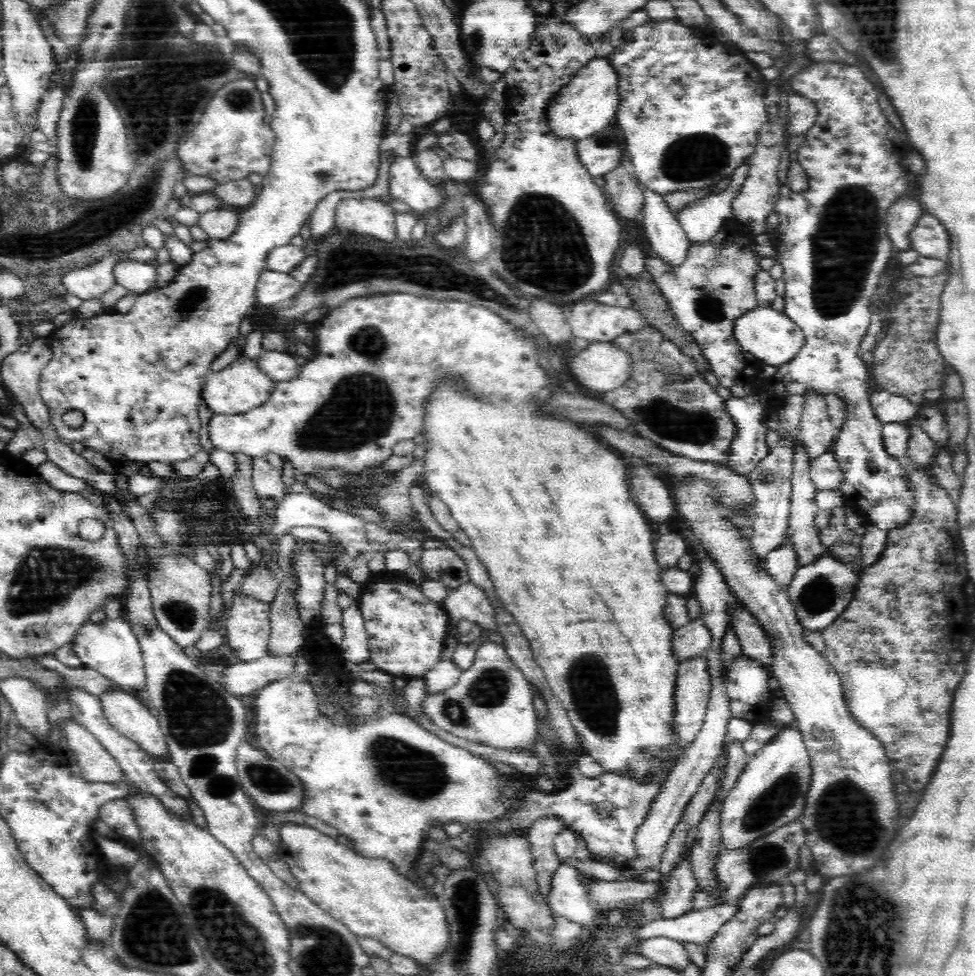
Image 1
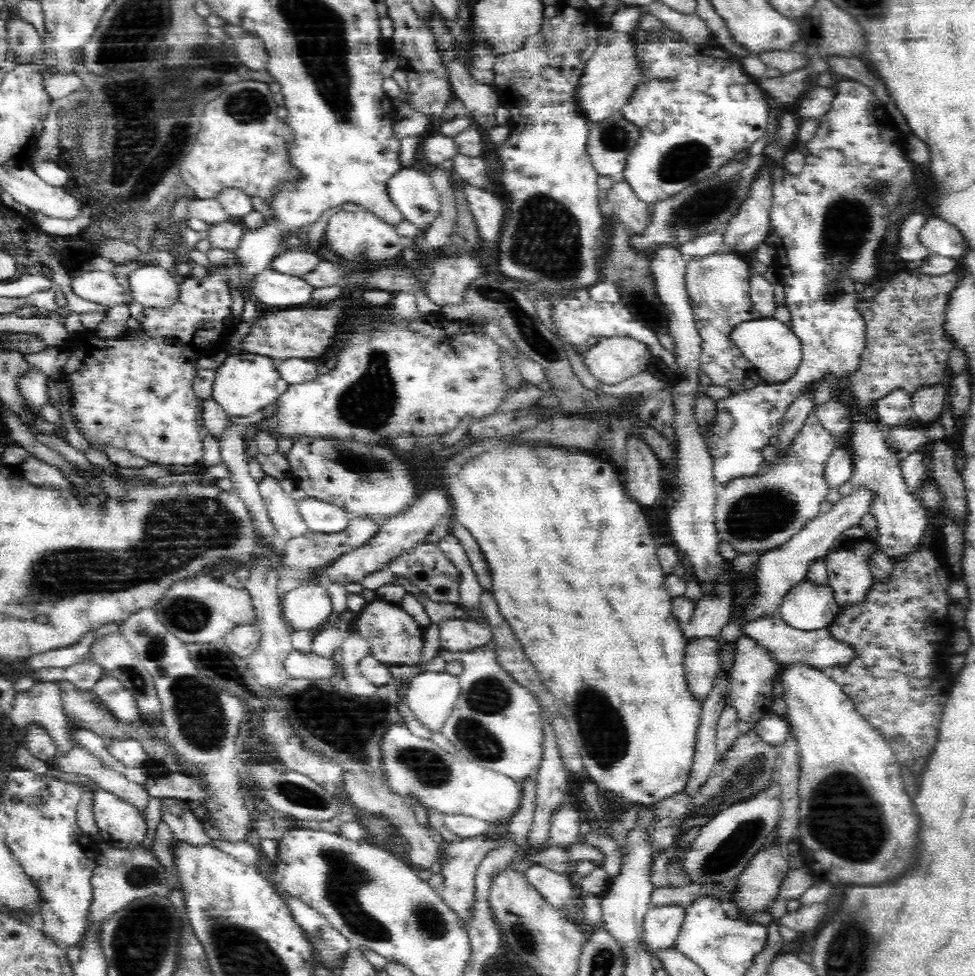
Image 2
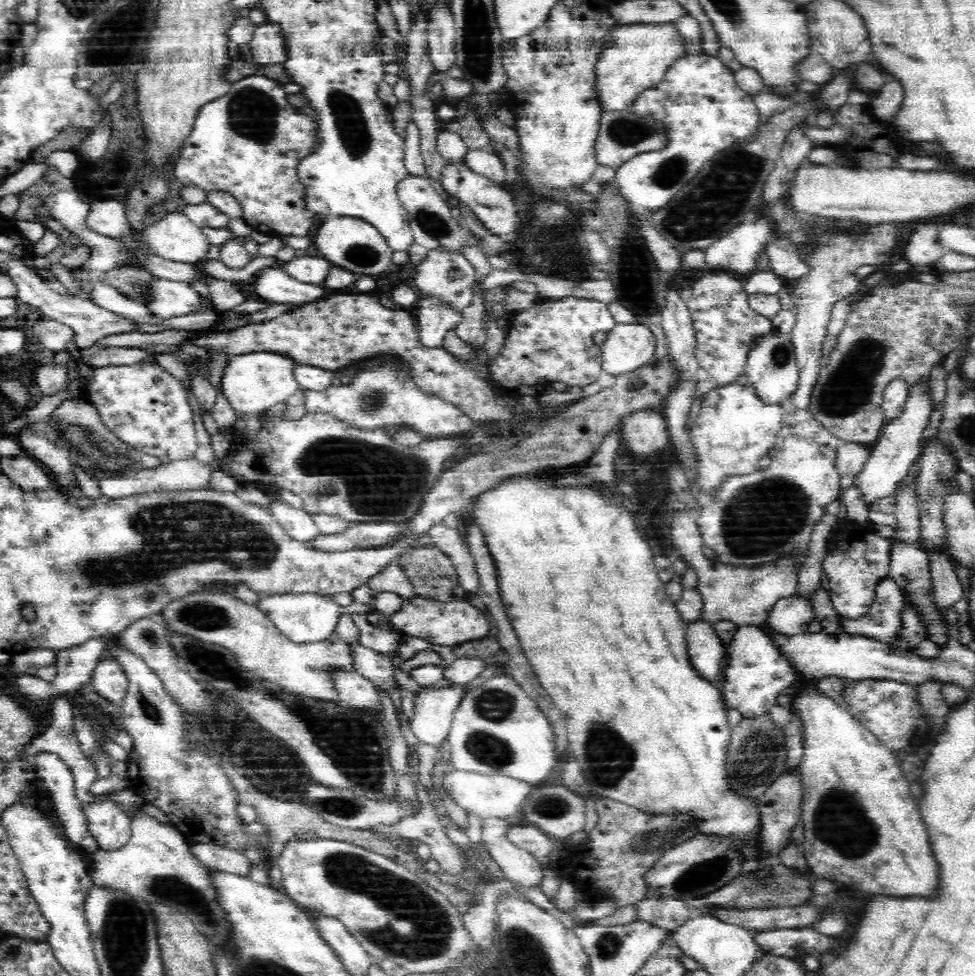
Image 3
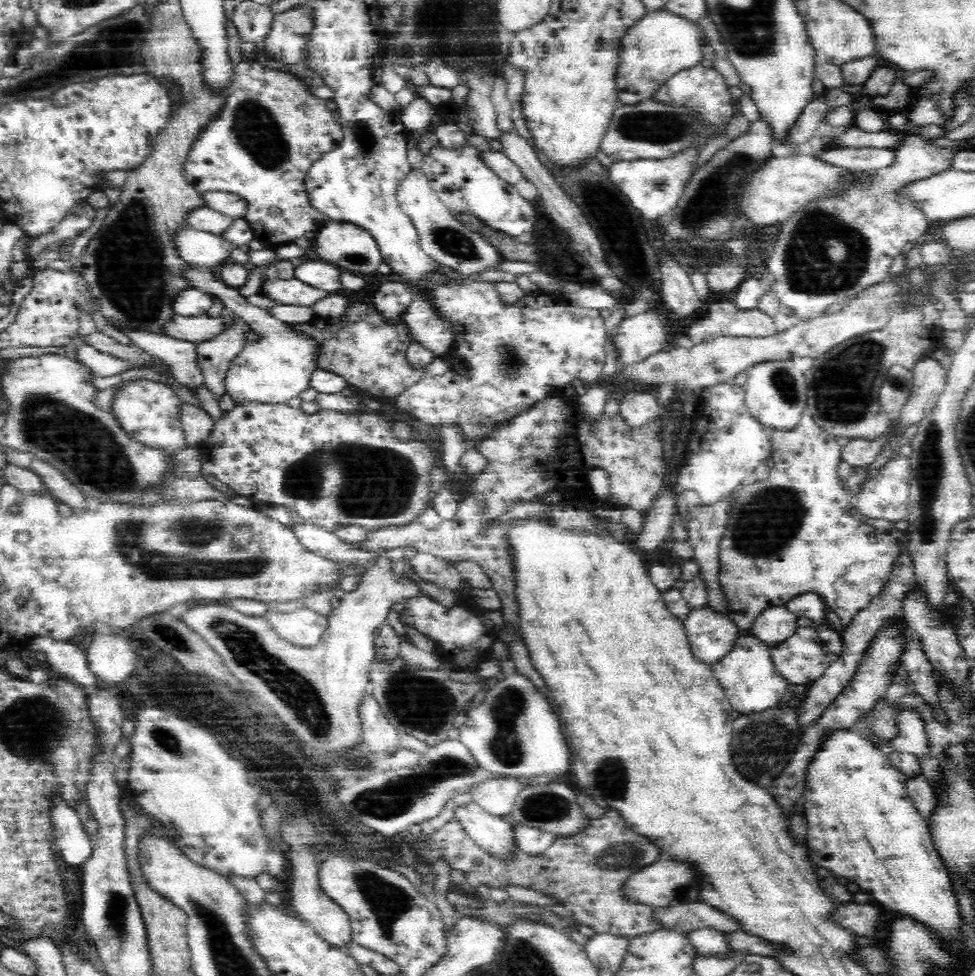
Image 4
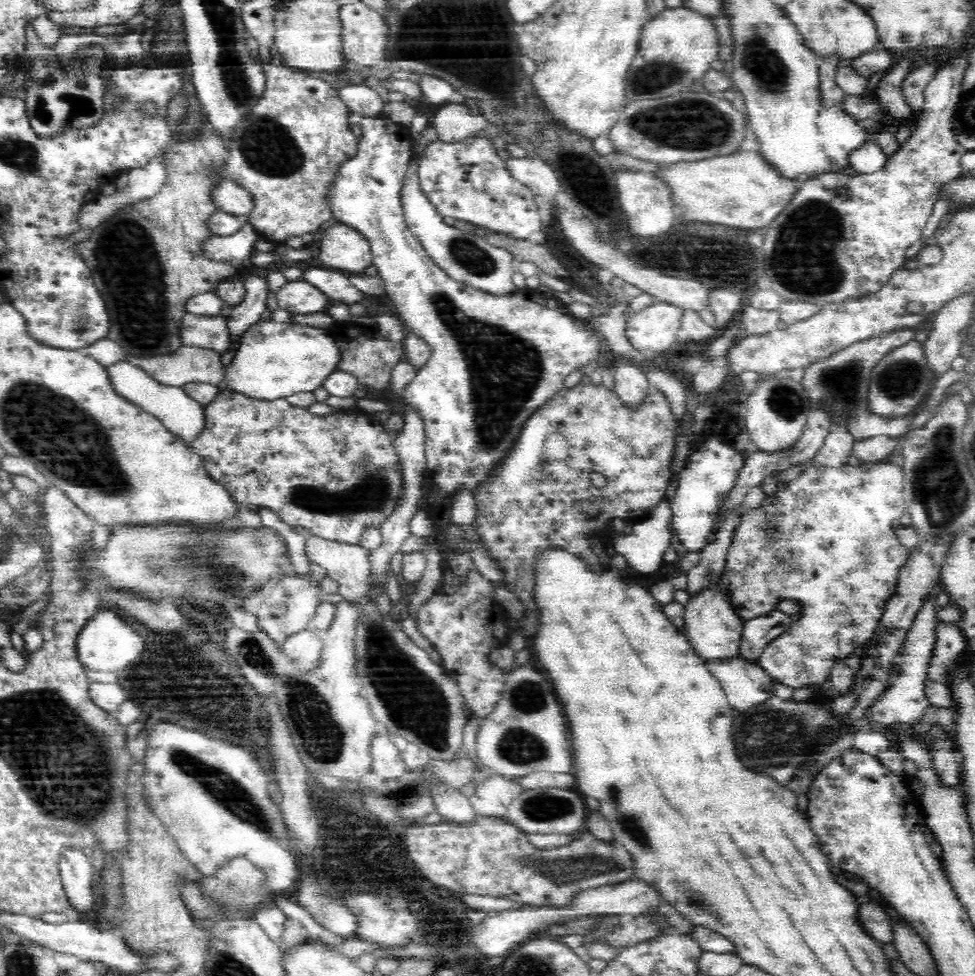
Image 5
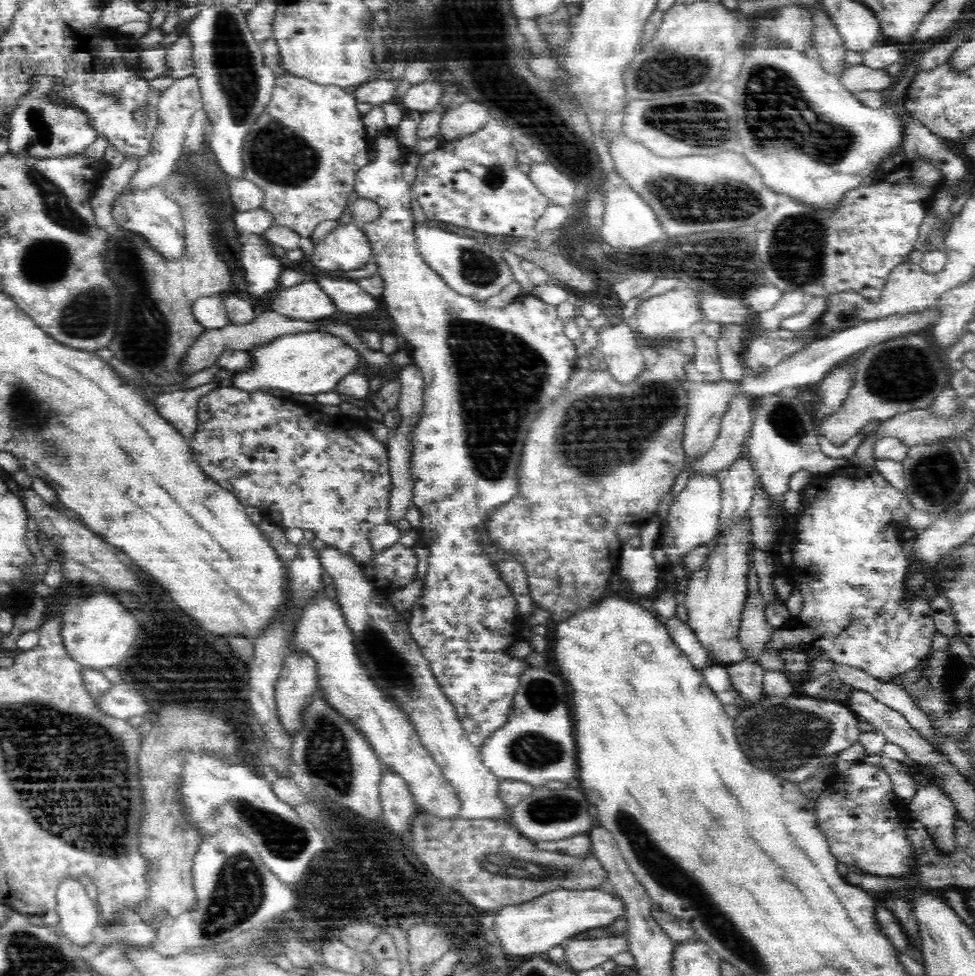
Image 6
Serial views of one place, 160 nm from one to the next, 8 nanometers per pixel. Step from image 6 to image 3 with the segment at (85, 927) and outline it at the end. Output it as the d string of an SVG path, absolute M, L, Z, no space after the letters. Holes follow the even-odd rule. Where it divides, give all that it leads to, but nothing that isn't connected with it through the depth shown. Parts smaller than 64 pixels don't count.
M38 752L33 756L36 775L44 785L42 790L48 792L52 799L52 814L56 815L63 834L67 840L80 852L93 853L99 849L97 841L93 838L88 827L88 821L82 813L82 803L76 798L76 786L73 773L67 765L60 759L60 755L50 752Z

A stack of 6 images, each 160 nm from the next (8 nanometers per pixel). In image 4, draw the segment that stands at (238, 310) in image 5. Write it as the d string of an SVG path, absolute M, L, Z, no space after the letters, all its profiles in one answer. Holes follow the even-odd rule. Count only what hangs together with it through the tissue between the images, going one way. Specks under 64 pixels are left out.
M233 316L228 330L196 346L197 364L203 372L205 387L216 400L220 400L226 392L224 378L232 362L244 349L245 338L250 331L246 322Z

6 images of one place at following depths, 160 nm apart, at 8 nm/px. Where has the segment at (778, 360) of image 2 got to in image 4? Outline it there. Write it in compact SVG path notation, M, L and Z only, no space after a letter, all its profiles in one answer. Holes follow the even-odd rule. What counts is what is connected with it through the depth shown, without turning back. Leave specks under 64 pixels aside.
M795 358L762 362L746 369L748 378L743 387L748 413L767 430L794 430L807 408L805 372L812 369L813 362L811 358Z

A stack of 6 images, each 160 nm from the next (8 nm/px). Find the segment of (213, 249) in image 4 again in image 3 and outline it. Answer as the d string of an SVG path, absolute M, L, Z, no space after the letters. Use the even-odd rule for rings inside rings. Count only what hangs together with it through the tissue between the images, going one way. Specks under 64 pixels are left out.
M169 212L159 220L144 227L136 236L156 256L181 263L199 263L207 260L206 254L210 248L210 238L202 233L202 229L188 219L183 212Z

